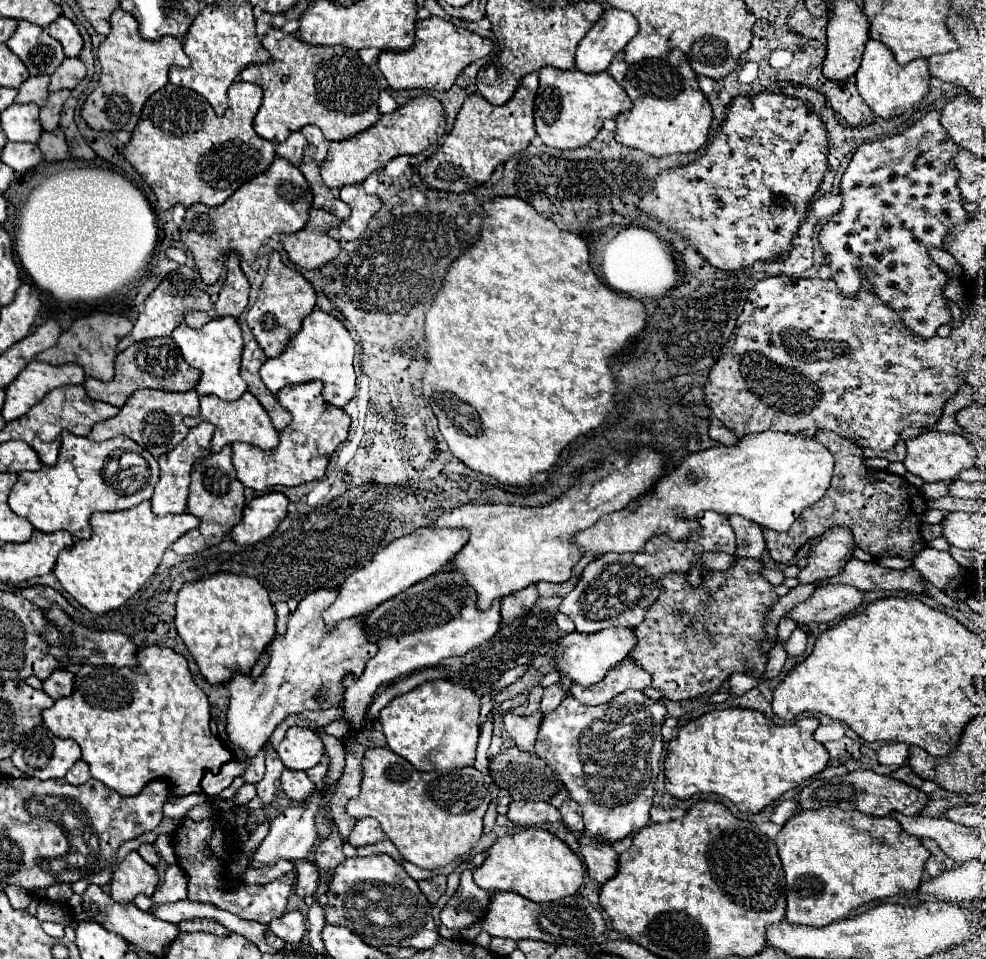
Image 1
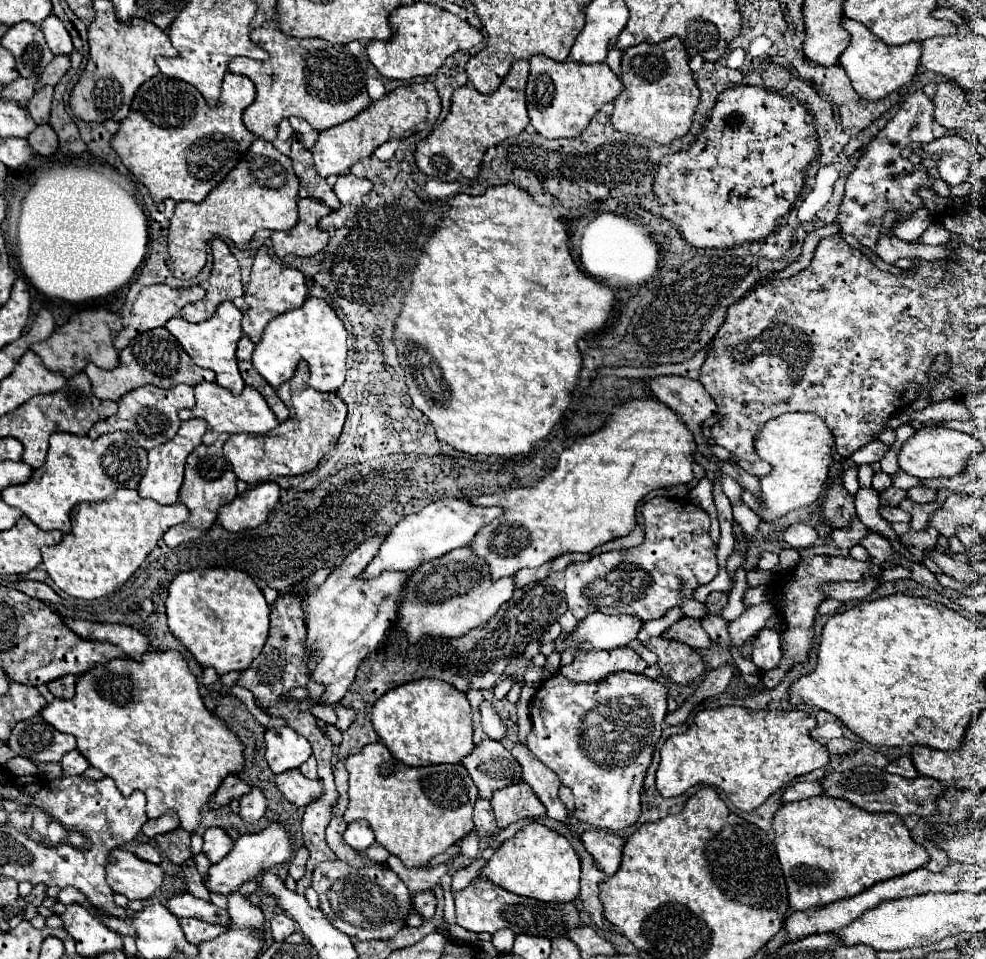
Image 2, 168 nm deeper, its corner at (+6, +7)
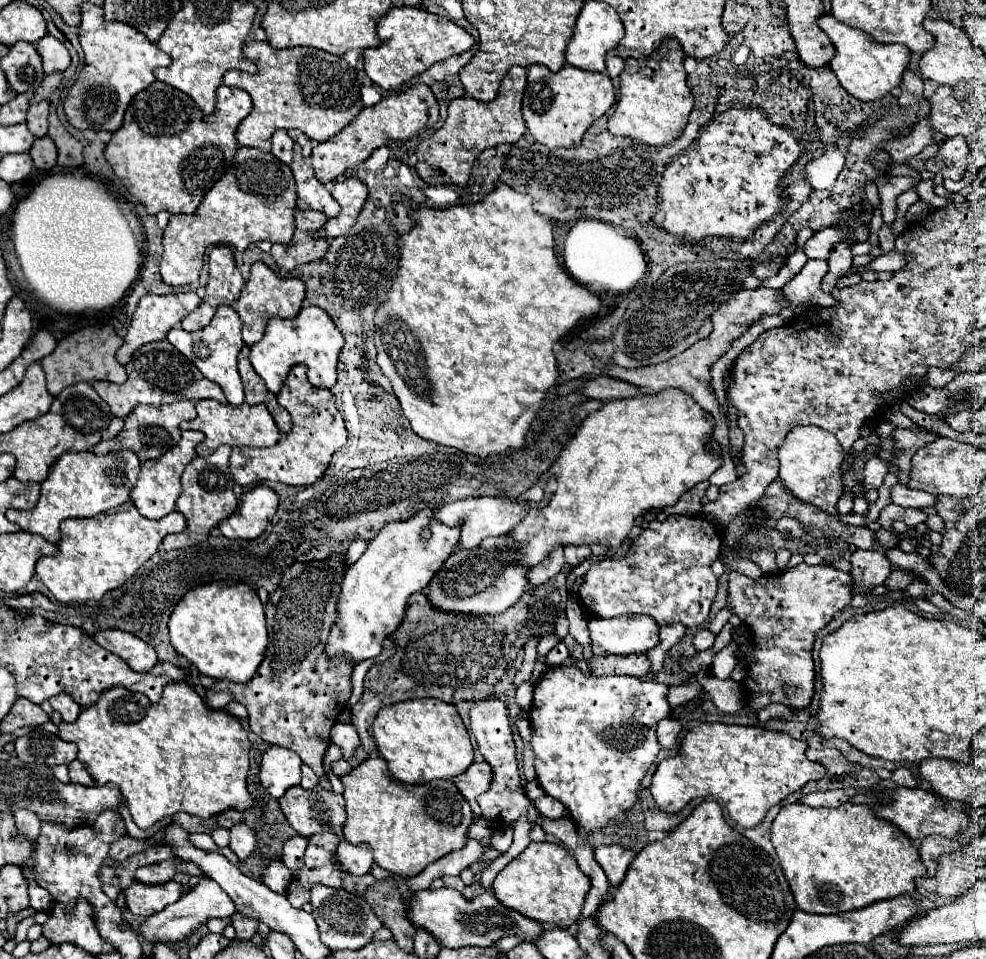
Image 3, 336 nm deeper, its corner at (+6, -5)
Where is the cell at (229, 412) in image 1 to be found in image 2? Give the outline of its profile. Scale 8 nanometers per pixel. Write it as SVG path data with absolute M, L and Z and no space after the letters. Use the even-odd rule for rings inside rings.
M198 383L194 387L196 393L196 405L192 409L180 411L180 419L194 419L200 417L208 423L206 435L202 437L202 443L212 445L220 433L254 433L254 435L266 435L268 431L272 431L278 425L278 419L274 417L274 413L270 411L270 407L266 405L264 397L254 389L254 387L244 387L244 391L240 395L232 395L228 393L228 389L222 389L214 383Z

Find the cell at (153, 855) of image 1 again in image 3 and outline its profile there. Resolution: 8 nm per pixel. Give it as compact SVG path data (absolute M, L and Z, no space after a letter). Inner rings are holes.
M166 859L160 863L152 863L146 867L140 867L136 871L136 881L144 883L144 885L162 885L168 883L176 873L186 873L188 875L202 875L200 869L194 863L182 863L178 859Z

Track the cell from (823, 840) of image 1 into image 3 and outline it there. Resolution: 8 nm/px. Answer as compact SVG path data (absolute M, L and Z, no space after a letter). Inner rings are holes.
M804 803L784 805L772 823L772 845L786 873L798 907L806 913L842 913L864 909L876 901L908 895L916 889L916 877L926 875L914 843L892 823L878 819L864 805L844 803L836 809L808 807Z

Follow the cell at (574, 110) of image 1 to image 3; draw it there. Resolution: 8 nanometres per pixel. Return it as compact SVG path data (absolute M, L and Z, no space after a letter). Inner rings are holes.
M568 63L556 73L552 73L544 65L530 65L522 113L528 131L534 135L538 143L550 149L576 147L580 145L580 139L592 125L592 121L606 115L614 101L616 101L614 85L606 73L582 71Z

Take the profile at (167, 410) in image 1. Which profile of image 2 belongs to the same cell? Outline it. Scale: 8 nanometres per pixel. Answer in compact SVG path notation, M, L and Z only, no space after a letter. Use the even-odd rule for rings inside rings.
M146 385L146 387L138 387L130 393L126 393L120 401L118 401L118 413L98 421L90 431L88 437L96 439L106 431L126 431L130 433L140 447L144 447L146 451L150 451L152 447L170 441L176 431L180 429L180 419L178 419L178 411L180 409L190 409L194 405L194 391L190 385L176 385L172 389L162 389L156 385Z

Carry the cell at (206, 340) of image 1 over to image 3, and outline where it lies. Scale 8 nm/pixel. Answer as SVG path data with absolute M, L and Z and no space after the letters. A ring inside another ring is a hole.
M222 305L216 309L214 313L214 319L210 321L208 327L200 329L200 331L184 331L180 327L174 327L170 333L168 333L168 341L178 349L182 351L198 369L200 373L214 381L216 385L222 387L226 399L230 405L242 405L244 403L244 389L242 389L242 381L240 381L240 375L238 375L238 367L236 367L236 357L238 357L238 351L244 347L244 341L242 341L242 321L240 321L240 315L230 307L230 305Z

